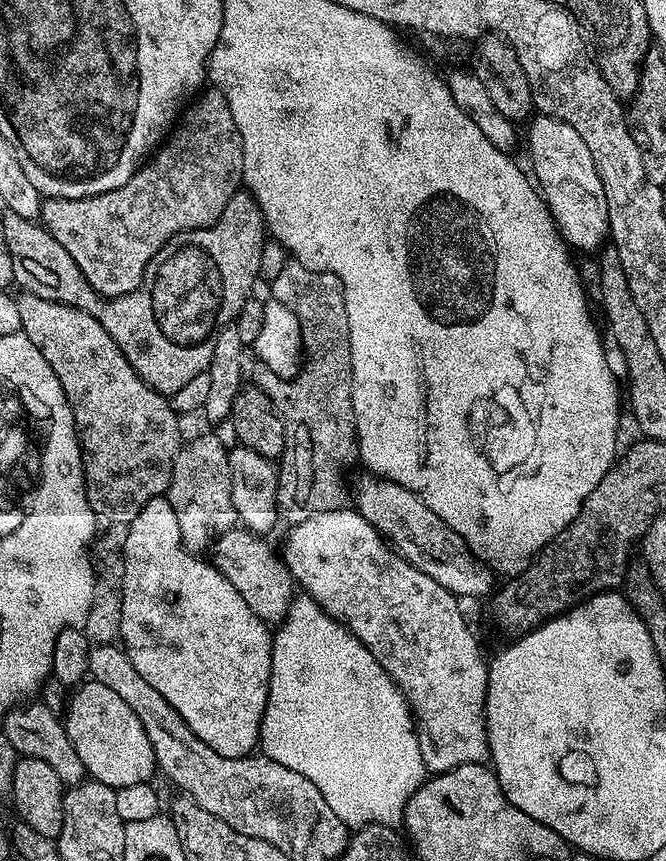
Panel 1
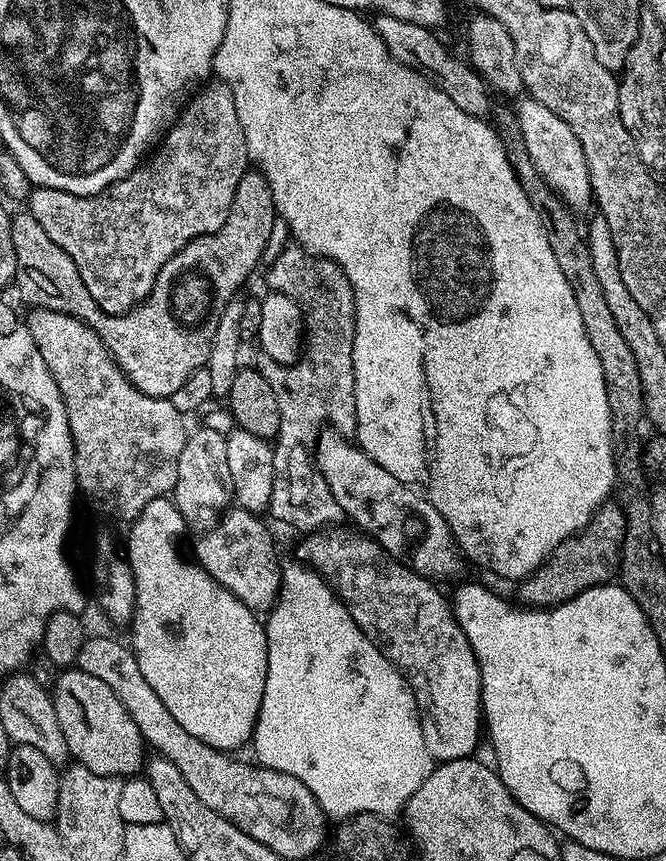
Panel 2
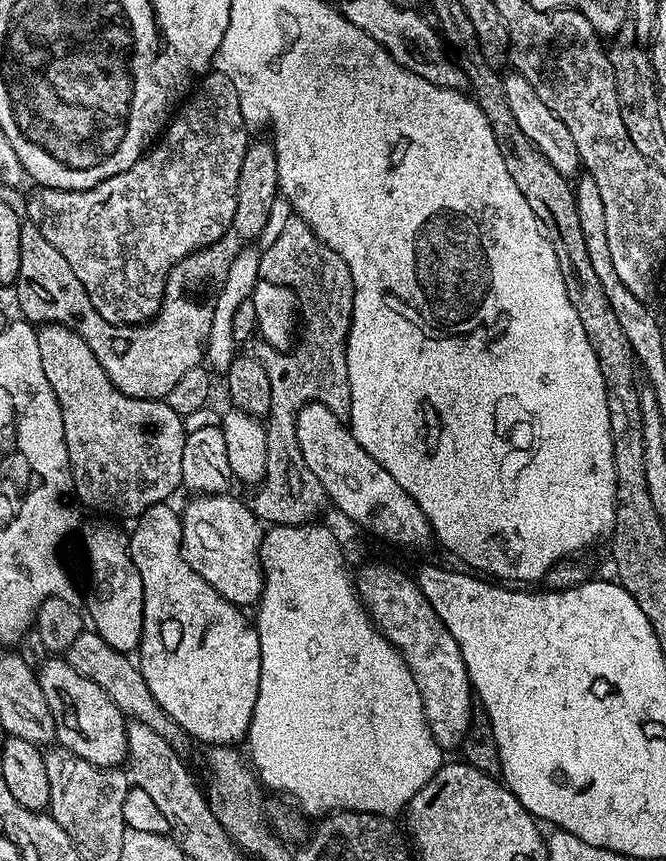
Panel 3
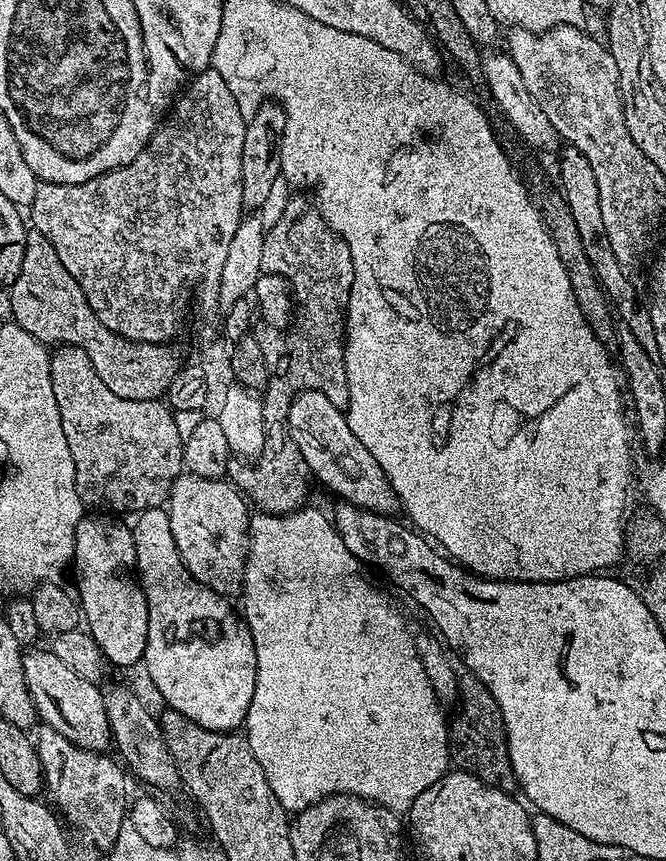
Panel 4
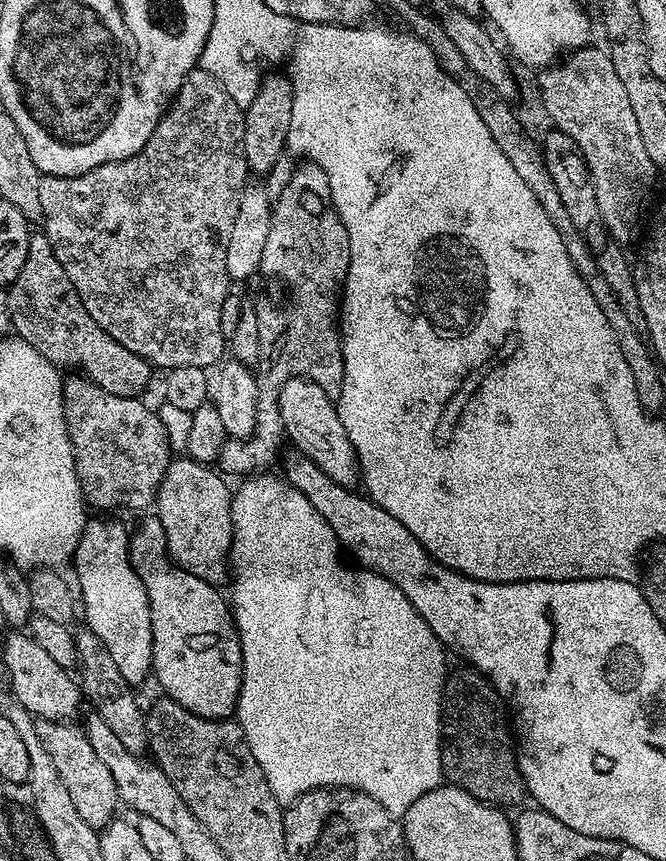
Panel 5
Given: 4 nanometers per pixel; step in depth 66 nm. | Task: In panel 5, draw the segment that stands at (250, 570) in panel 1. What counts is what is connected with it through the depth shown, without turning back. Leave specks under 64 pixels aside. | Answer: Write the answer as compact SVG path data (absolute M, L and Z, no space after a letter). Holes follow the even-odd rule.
M176 458L168 465L154 501L154 514L162 522L162 530L166 530L166 546L173 564L217 586L230 576L233 489L227 482L215 467Z

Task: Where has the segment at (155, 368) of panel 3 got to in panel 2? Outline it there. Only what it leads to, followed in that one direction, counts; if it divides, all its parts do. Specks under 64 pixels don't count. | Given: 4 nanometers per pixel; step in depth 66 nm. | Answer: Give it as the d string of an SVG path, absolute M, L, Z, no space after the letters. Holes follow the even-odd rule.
M249 170L244 173L242 182L238 182L238 190L234 190L234 202L230 214L226 214L226 222L214 236L194 238L180 252L176 252L162 266L156 275L152 293L136 308L125 312L123 316L106 314L90 298L90 290L86 290L86 282L82 282L82 274L78 274L78 266L74 266L74 258L57 246L47 236L46 230L34 219L34 214L21 210L12 216L10 238L14 238L14 254L16 255L15 287L20 287L20 296L32 308L58 310L62 314L70 314L78 318L86 326L90 326L102 338L108 347L108 353L114 362L126 374L126 378L142 394L150 394L161 398L170 398L194 370L205 367L208 363L210 346L214 342L214 330L218 330L218 318L222 310L231 300L237 299L240 287L252 276L256 267L261 267L263 251L270 237L271 227L278 219L272 196L268 193L269 181L259 171Z

